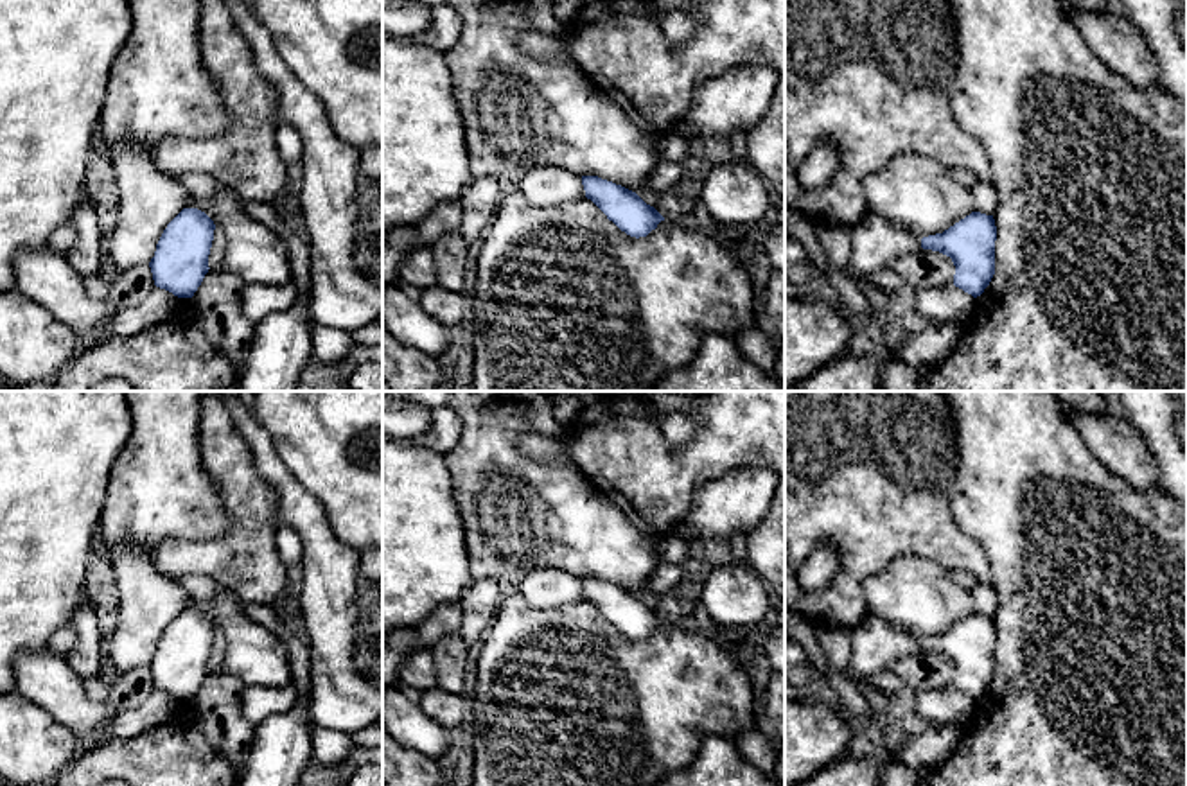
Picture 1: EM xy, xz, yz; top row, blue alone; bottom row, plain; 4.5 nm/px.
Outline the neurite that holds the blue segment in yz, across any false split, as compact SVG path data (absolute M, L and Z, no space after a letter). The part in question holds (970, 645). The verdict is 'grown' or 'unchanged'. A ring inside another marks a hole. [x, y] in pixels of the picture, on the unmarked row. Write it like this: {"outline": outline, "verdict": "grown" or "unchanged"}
{"outline": "M972 614L943 635L923 641L896 632L885 621L867 616L849 630L851 657L848 673L864 682L903 655L939 653L955 668L954 687L980 698L995 677L997 628L993 617Z", "verdict": "grown"}

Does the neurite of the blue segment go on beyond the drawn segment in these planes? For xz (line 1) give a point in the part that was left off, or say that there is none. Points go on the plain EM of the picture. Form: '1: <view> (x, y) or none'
1: none

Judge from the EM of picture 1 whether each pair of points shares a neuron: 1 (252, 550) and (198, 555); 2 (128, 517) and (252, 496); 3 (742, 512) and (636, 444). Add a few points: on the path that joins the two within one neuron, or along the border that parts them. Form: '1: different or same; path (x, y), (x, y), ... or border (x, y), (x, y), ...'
1: same; path (239, 555), (211, 555)
2: different; border (203, 463), (228, 519), (228, 528), (209, 541)
3: different; border (738, 465), (703, 483), (677, 521)

